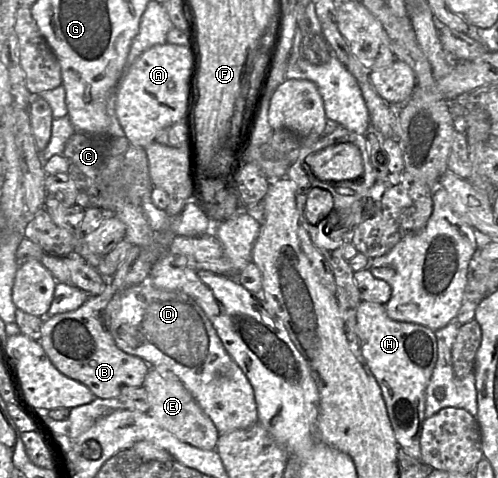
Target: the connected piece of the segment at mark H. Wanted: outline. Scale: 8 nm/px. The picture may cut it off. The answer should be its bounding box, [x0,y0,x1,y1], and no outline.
[356,301,438,460]

